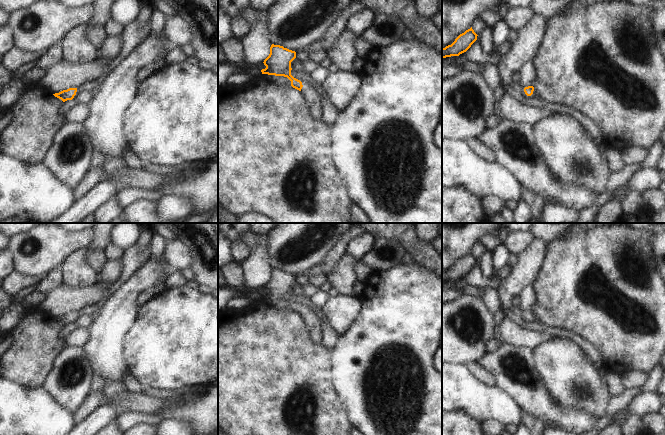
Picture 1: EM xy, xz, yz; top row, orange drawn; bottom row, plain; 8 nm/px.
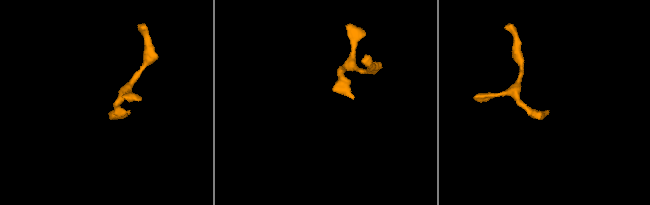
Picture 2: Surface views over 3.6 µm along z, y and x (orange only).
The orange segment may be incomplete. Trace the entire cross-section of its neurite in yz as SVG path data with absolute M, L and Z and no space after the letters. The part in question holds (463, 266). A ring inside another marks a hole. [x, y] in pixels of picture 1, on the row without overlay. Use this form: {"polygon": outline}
{"polygon": "M472 251L466 254L460 258L451 269L442 272L442 282L459 280L466 276L477 264L477 260Z"}

